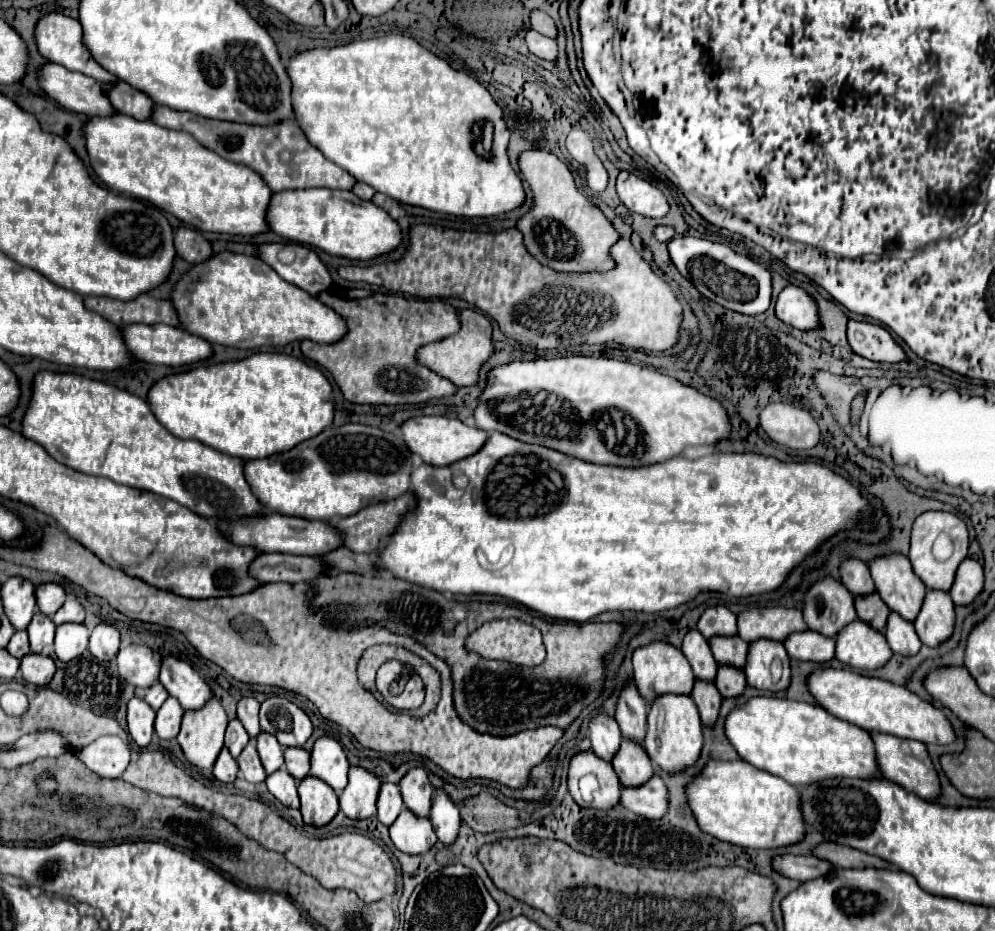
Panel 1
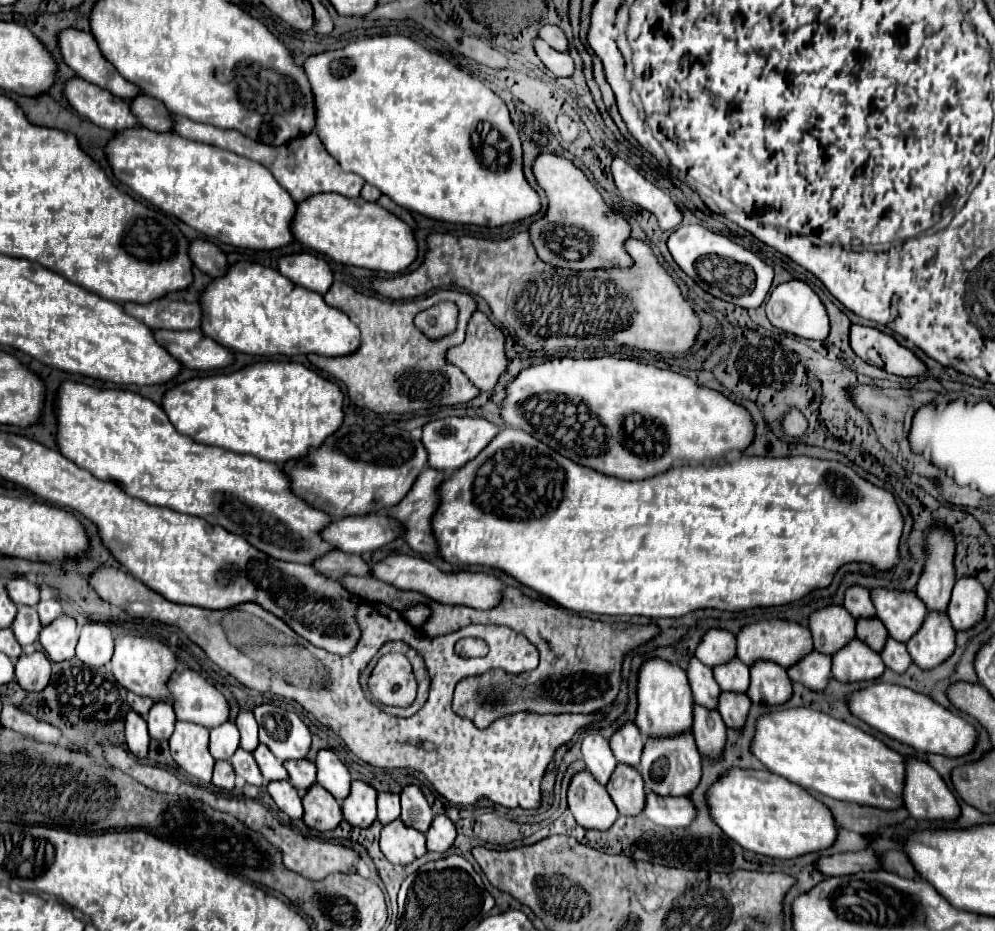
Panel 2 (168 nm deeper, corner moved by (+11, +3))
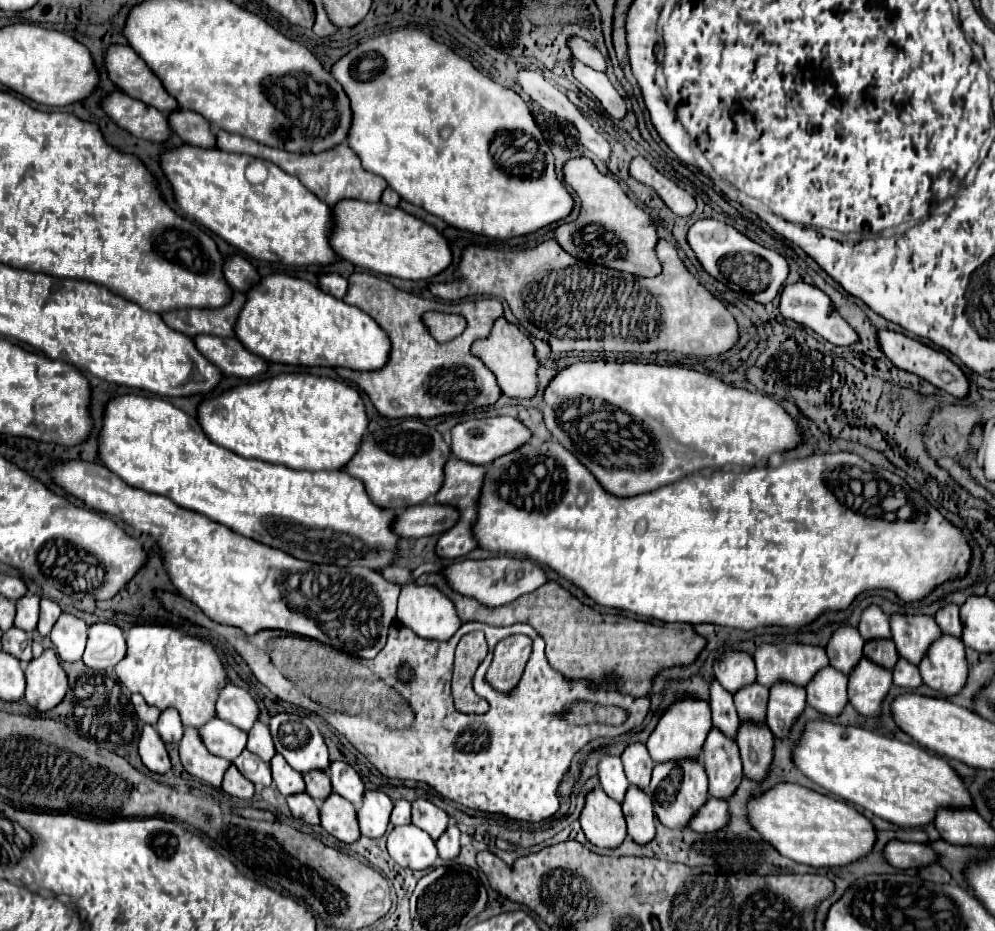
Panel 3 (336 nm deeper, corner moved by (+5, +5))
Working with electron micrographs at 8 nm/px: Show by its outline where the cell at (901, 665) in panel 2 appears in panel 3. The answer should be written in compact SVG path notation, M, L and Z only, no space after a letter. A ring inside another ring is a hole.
M899 658L895 668L893 668L893 682L897 686L905 686L905 688L915 688L921 684L921 674L919 668L911 662L907 662L905 658Z

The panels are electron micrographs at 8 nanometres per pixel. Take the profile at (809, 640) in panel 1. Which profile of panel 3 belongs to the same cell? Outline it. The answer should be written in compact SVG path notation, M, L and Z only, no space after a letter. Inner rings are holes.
M833 666L821 668L805 686L807 704L817 712L837 716L847 704L847 676Z

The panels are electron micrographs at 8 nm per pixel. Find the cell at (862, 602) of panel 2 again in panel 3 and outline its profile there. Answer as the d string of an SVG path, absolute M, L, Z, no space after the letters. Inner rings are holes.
M877 604L867 606L867 608L861 612L859 632L863 634L865 640L891 636L891 634L889 634L889 618L887 618L887 614L885 614Z

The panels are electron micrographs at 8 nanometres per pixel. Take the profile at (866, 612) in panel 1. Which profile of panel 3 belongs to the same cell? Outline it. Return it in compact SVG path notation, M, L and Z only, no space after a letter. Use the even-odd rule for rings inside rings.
M877 638L877 640L867 640L865 648L863 648L865 656L869 660L873 660L875 664L883 666L883 668L893 668L895 660L899 658L895 642L891 638Z

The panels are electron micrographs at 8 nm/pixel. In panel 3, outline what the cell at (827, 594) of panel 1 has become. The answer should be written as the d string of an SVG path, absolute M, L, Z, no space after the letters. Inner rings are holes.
M839 626L829 642L827 642L827 656L829 656L829 664L835 666L839 672L849 674L855 664L859 662L859 658L863 656L863 636L859 634L857 628L853 626Z

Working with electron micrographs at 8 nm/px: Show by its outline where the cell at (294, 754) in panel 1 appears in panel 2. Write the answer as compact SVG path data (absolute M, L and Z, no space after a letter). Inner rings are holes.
M289 760L285 764L289 772L289 782L303 794L317 782L317 766L311 760Z

